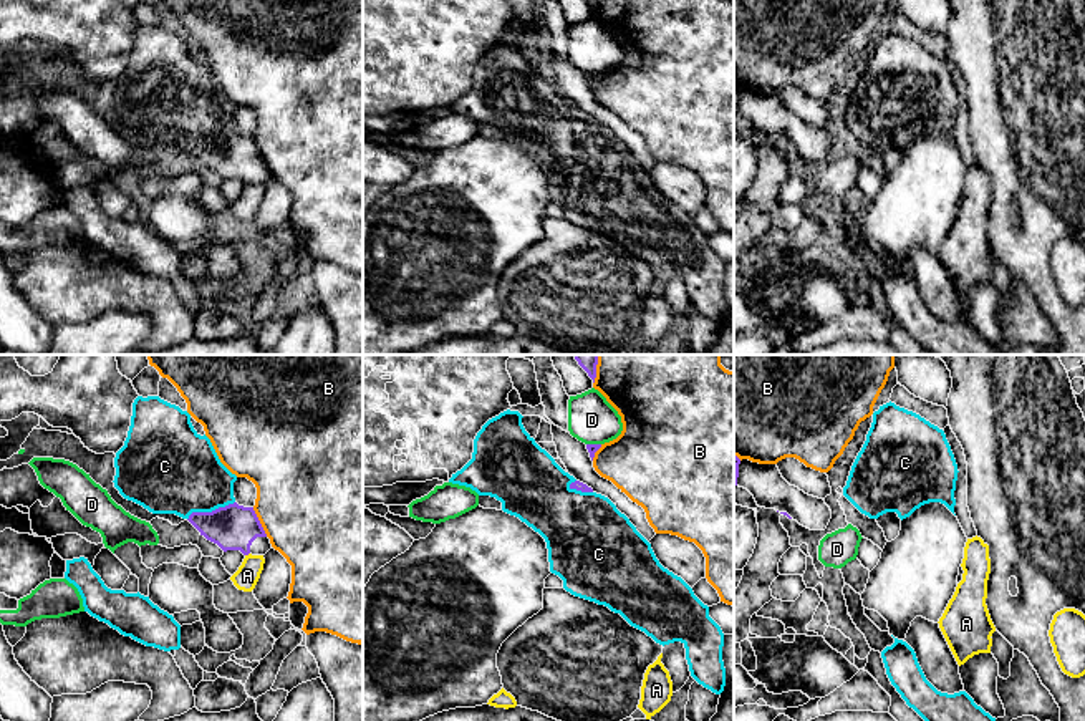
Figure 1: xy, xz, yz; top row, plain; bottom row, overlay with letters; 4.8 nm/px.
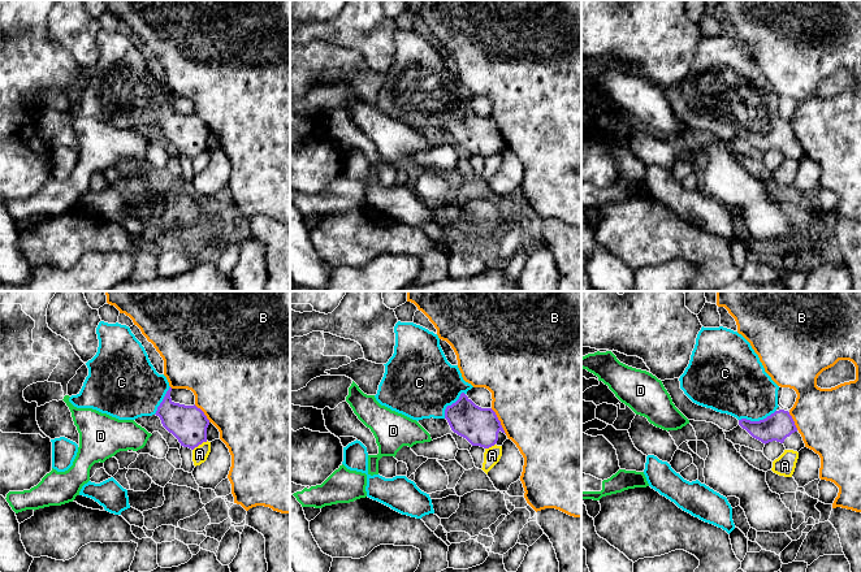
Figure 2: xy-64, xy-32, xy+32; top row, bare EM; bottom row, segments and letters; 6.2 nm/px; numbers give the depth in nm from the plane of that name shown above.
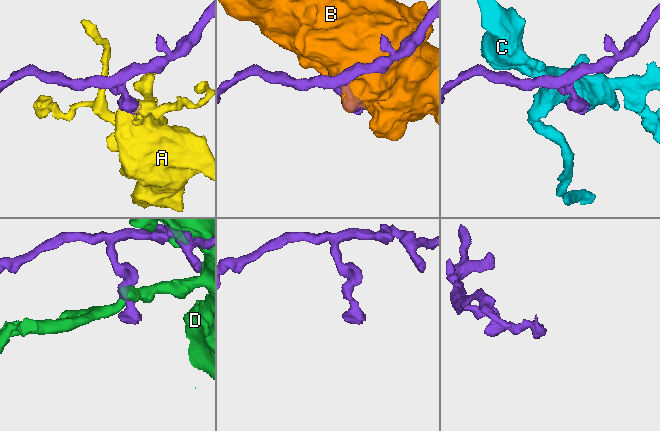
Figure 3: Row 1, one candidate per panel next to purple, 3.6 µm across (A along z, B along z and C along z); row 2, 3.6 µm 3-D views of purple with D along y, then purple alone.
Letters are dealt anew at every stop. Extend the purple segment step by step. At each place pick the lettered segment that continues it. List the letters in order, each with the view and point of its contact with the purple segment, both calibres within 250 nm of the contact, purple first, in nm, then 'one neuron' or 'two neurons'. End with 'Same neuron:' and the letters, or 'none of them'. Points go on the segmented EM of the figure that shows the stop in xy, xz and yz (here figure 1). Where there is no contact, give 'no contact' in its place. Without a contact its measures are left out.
A: xy (247, 554) | 220/120 nm | two neurons
B: xy (259, 522) | 220/480 nm | two neurons
C: xy (209, 512) | 220/400 nm | one neuron
D: xz (593, 445) | 50/240 nm | two neurons
Same neuron: C

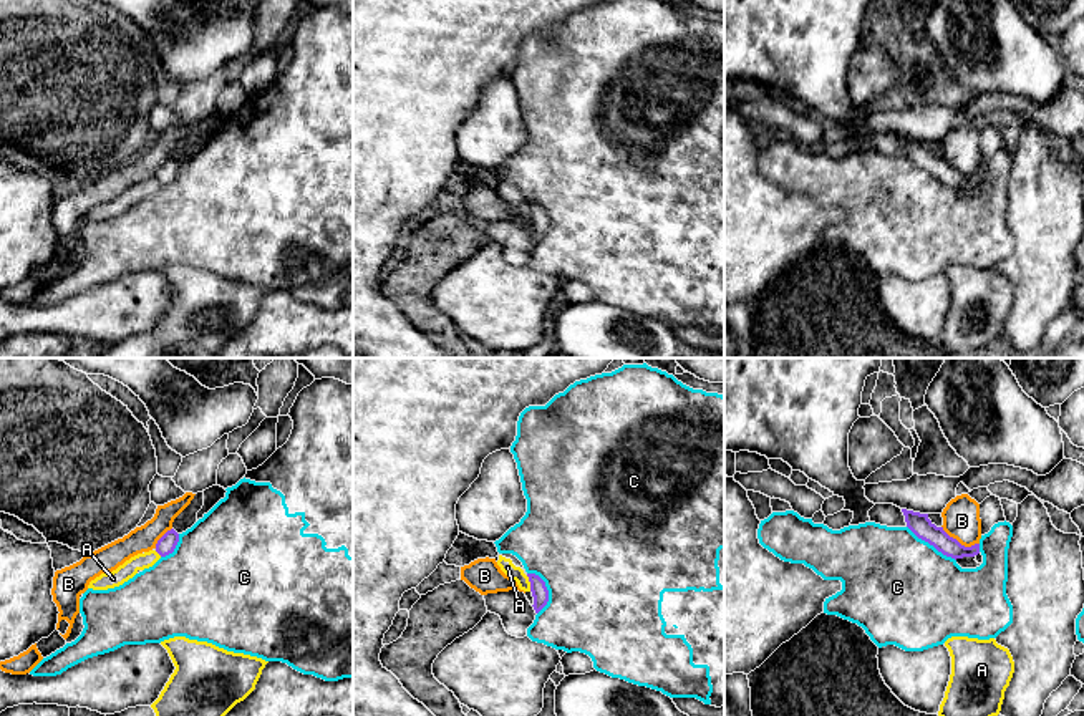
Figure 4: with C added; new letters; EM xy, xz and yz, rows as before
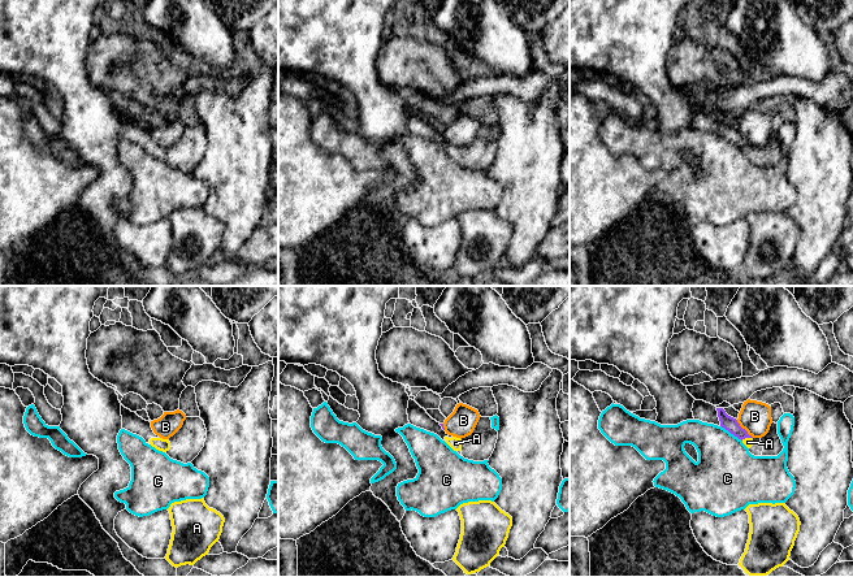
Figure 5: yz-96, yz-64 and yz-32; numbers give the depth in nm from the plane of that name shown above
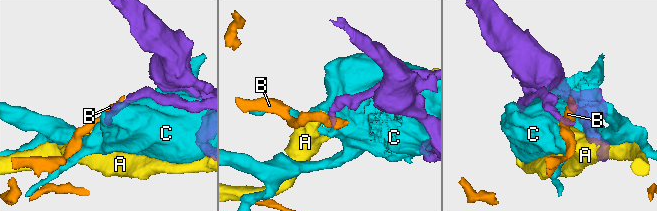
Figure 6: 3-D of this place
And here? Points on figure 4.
A: xz (531, 584) | 80/70 nm | two neurons
B: yz (958, 542) | 100/180 nm | two neurons
C: xz (547, 590) | 80/500 nm | two neurons
Same neuron: none of them

